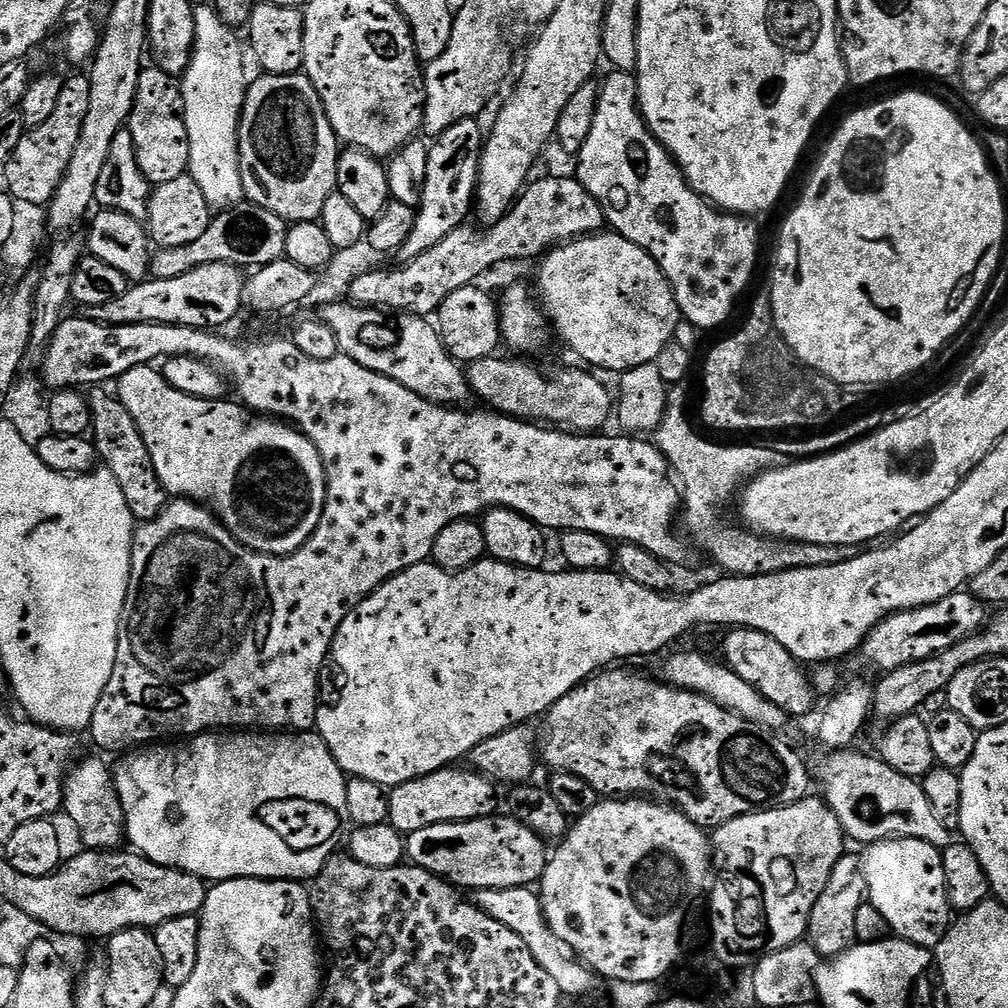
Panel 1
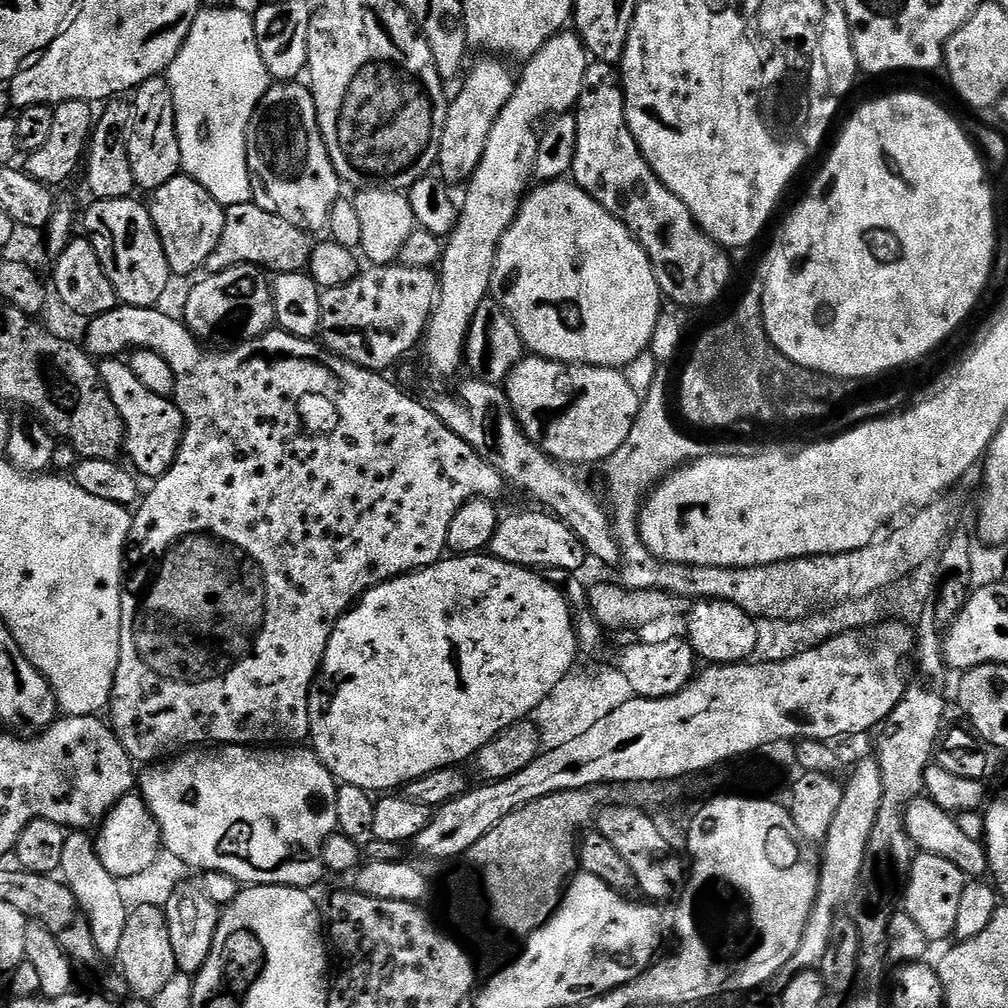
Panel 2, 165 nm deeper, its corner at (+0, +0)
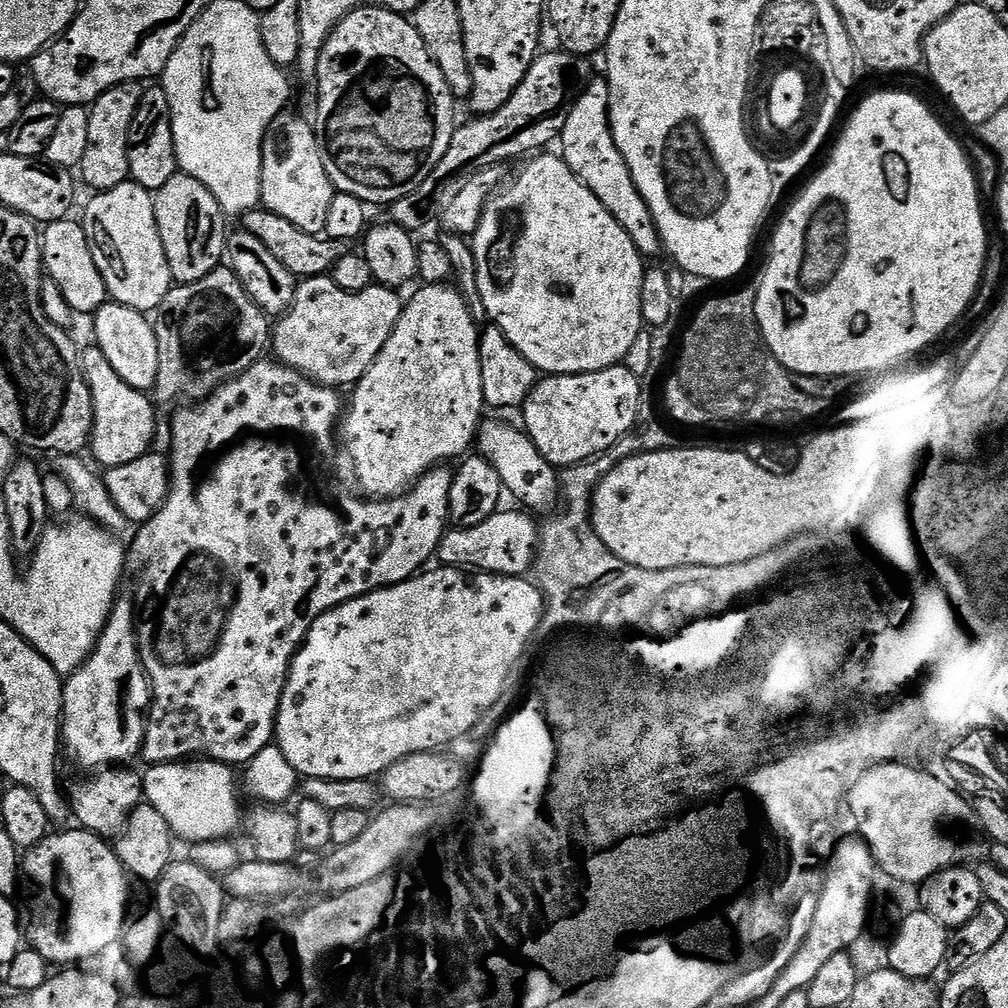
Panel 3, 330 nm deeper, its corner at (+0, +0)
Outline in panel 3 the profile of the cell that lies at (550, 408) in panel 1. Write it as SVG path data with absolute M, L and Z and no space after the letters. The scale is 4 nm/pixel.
M623 363L612 365L611 368L603 368L597 372L579 372L573 376L558 376L555 374L545 375L543 378L537 379L534 390L525 398L522 405L522 413L524 412L523 431L527 432L528 437L534 442L534 446L553 466L569 466L581 464L584 461L591 460L593 457L602 455L610 450L620 439L627 436L636 426L636 419L639 414L640 396L641 396L641 377L635 376L632 371L625 368Z

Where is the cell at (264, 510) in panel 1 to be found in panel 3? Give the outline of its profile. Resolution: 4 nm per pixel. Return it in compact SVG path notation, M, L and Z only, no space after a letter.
M89 346L80 352L80 369L90 386L94 418L92 419L92 439L90 453L105 469L114 466L126 466L126 462L134 462L134 458L149 455L152 439L156 436L157 405L153 397L146 392L139 392L134 386L126 386L118 374L114 374L114 366L106 362L106 354L95 346Z

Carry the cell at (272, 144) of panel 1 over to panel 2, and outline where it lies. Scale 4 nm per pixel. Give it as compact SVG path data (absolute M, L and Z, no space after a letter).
M276 82L269 87L250 118L246 154L254 203L316 234L319 228L321 231L328 227L330 210L342 196L342 181L334 170L334 162L330 162L326 142L320 133L314 98L301 84Z

